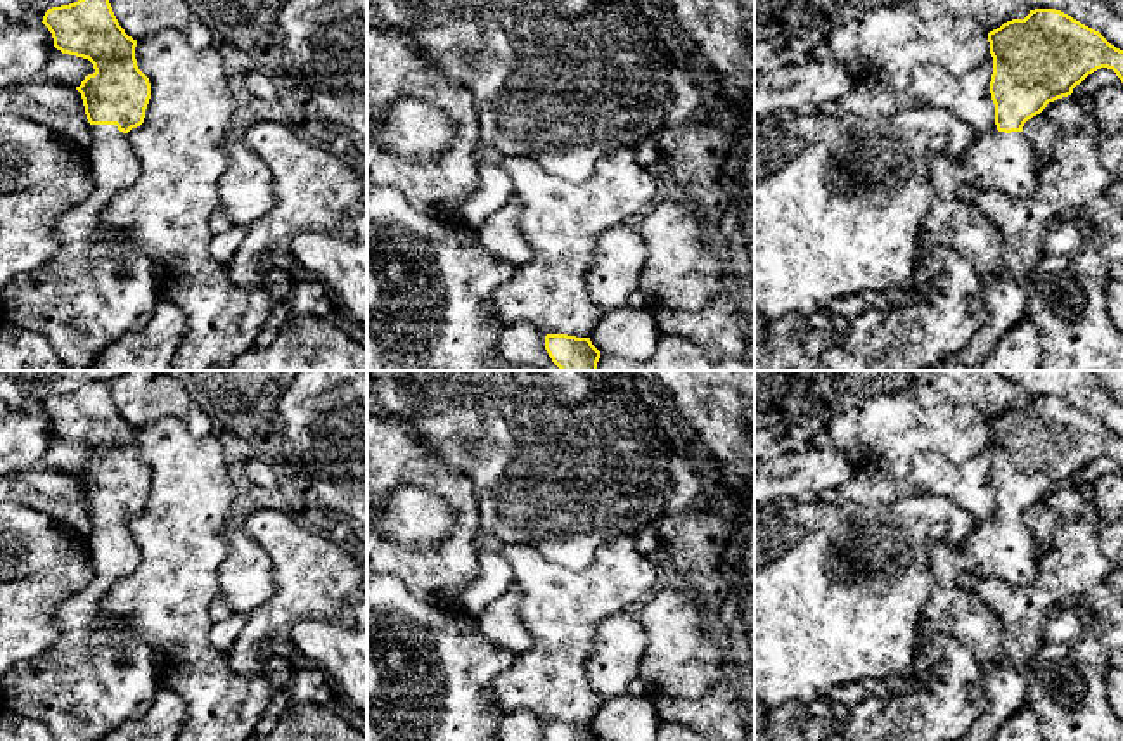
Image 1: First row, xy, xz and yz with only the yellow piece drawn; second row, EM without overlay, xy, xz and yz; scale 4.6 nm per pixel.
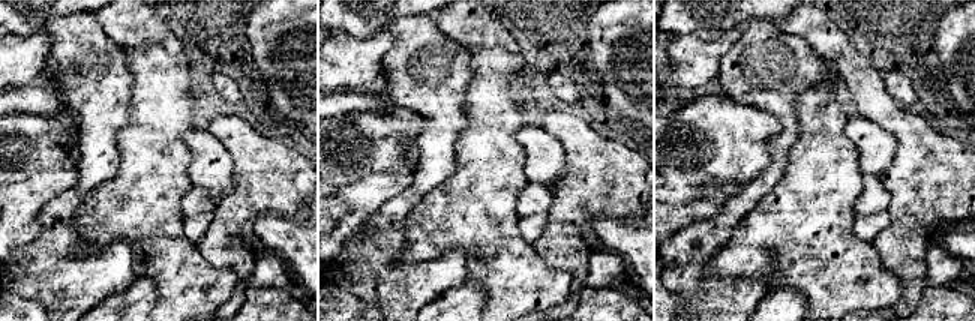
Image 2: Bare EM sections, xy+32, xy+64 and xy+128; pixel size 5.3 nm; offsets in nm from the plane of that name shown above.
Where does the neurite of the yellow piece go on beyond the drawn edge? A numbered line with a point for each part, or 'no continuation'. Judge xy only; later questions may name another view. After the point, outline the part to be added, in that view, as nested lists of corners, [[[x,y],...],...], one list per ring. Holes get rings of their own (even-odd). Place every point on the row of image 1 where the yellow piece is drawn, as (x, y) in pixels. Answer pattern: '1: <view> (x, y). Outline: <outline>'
1: xy (99, 286). Outline: [[[90,125],[93,190],[57,220],[61,249],[0,291],[0,313],[42,334],[62,365],[92,370],[102,351],[152,319],[154,265],[137,242],[100,225],[109,201],[140,177],[138,158],[116,125]]]

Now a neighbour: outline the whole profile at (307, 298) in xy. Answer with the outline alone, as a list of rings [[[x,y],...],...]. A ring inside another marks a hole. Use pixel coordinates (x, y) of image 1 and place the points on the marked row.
[[[303,282],[296,286],[291,303],[292,317],[315,317],[320,303],[329,296],[329,287],[320,282]]]

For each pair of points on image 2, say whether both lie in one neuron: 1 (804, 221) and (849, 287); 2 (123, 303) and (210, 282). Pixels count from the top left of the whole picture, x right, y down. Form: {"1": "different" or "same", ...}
{"1": "same", "2": "different"}

